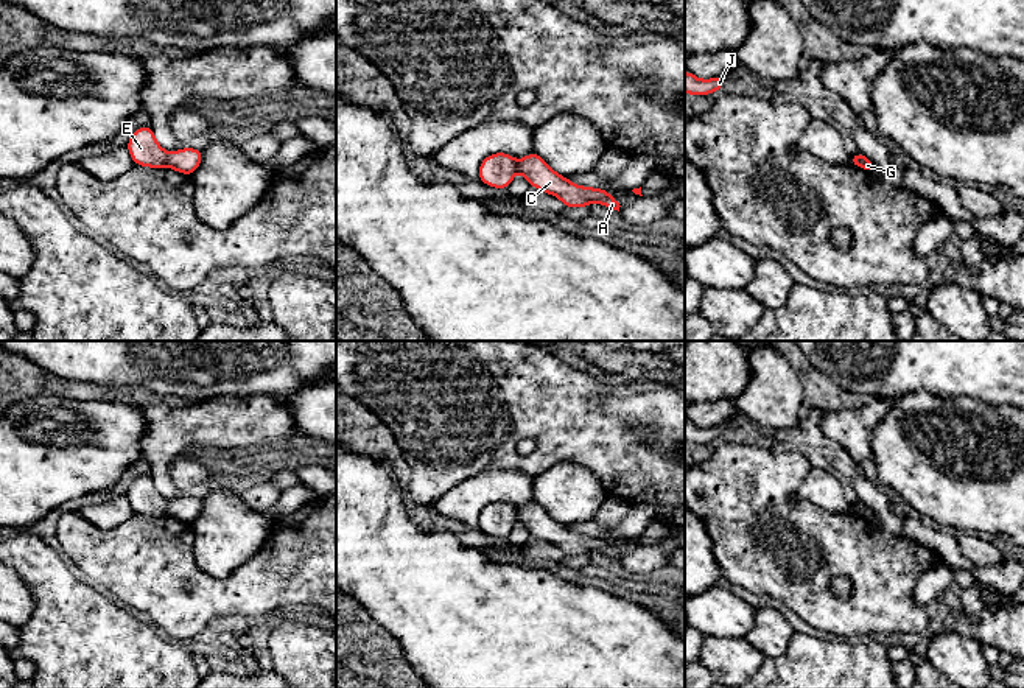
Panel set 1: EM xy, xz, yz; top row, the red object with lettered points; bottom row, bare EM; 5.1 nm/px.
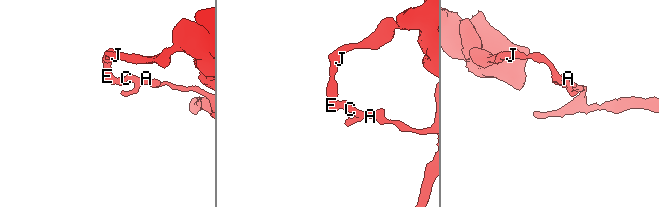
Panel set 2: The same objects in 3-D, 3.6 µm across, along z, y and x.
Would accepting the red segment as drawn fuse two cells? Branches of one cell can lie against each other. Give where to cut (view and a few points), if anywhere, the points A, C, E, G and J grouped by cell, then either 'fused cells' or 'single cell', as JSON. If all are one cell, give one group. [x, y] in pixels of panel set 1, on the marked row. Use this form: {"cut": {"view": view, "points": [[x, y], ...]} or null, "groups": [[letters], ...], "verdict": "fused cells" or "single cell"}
{"cut": {"view": "xy", "points": [[168, 154], [165, 165]]}, "groups": [["A", "C", "G"], ["E", "J"]], "verdict": "fused cells"}

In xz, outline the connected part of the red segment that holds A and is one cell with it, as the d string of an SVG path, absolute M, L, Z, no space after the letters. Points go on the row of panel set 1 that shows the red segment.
M535 153L524 156L517 162L520 171L529 185L548 195L557 196L565 207L588 207L599 202L604 207L619 212L619 202L604 188L582 187L560 176Z

